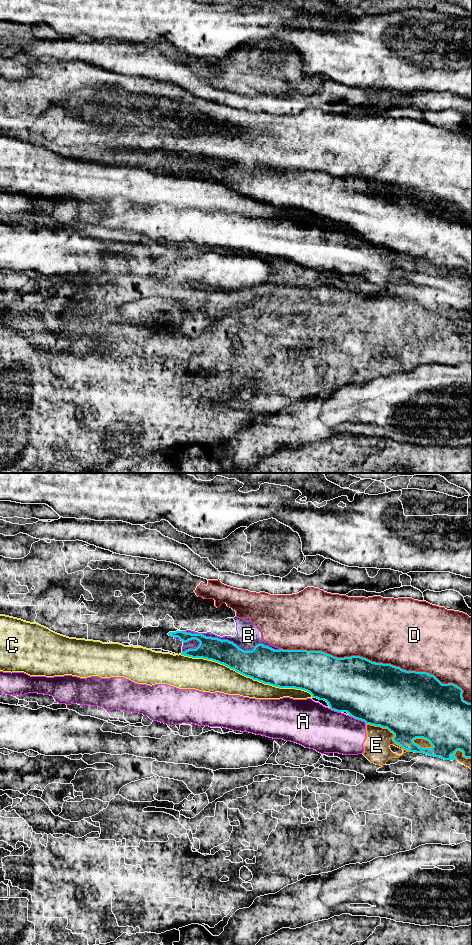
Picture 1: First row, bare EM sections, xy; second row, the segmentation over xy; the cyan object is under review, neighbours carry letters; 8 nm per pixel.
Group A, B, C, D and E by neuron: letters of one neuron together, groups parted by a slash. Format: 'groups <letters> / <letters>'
groups A E / B D / C

